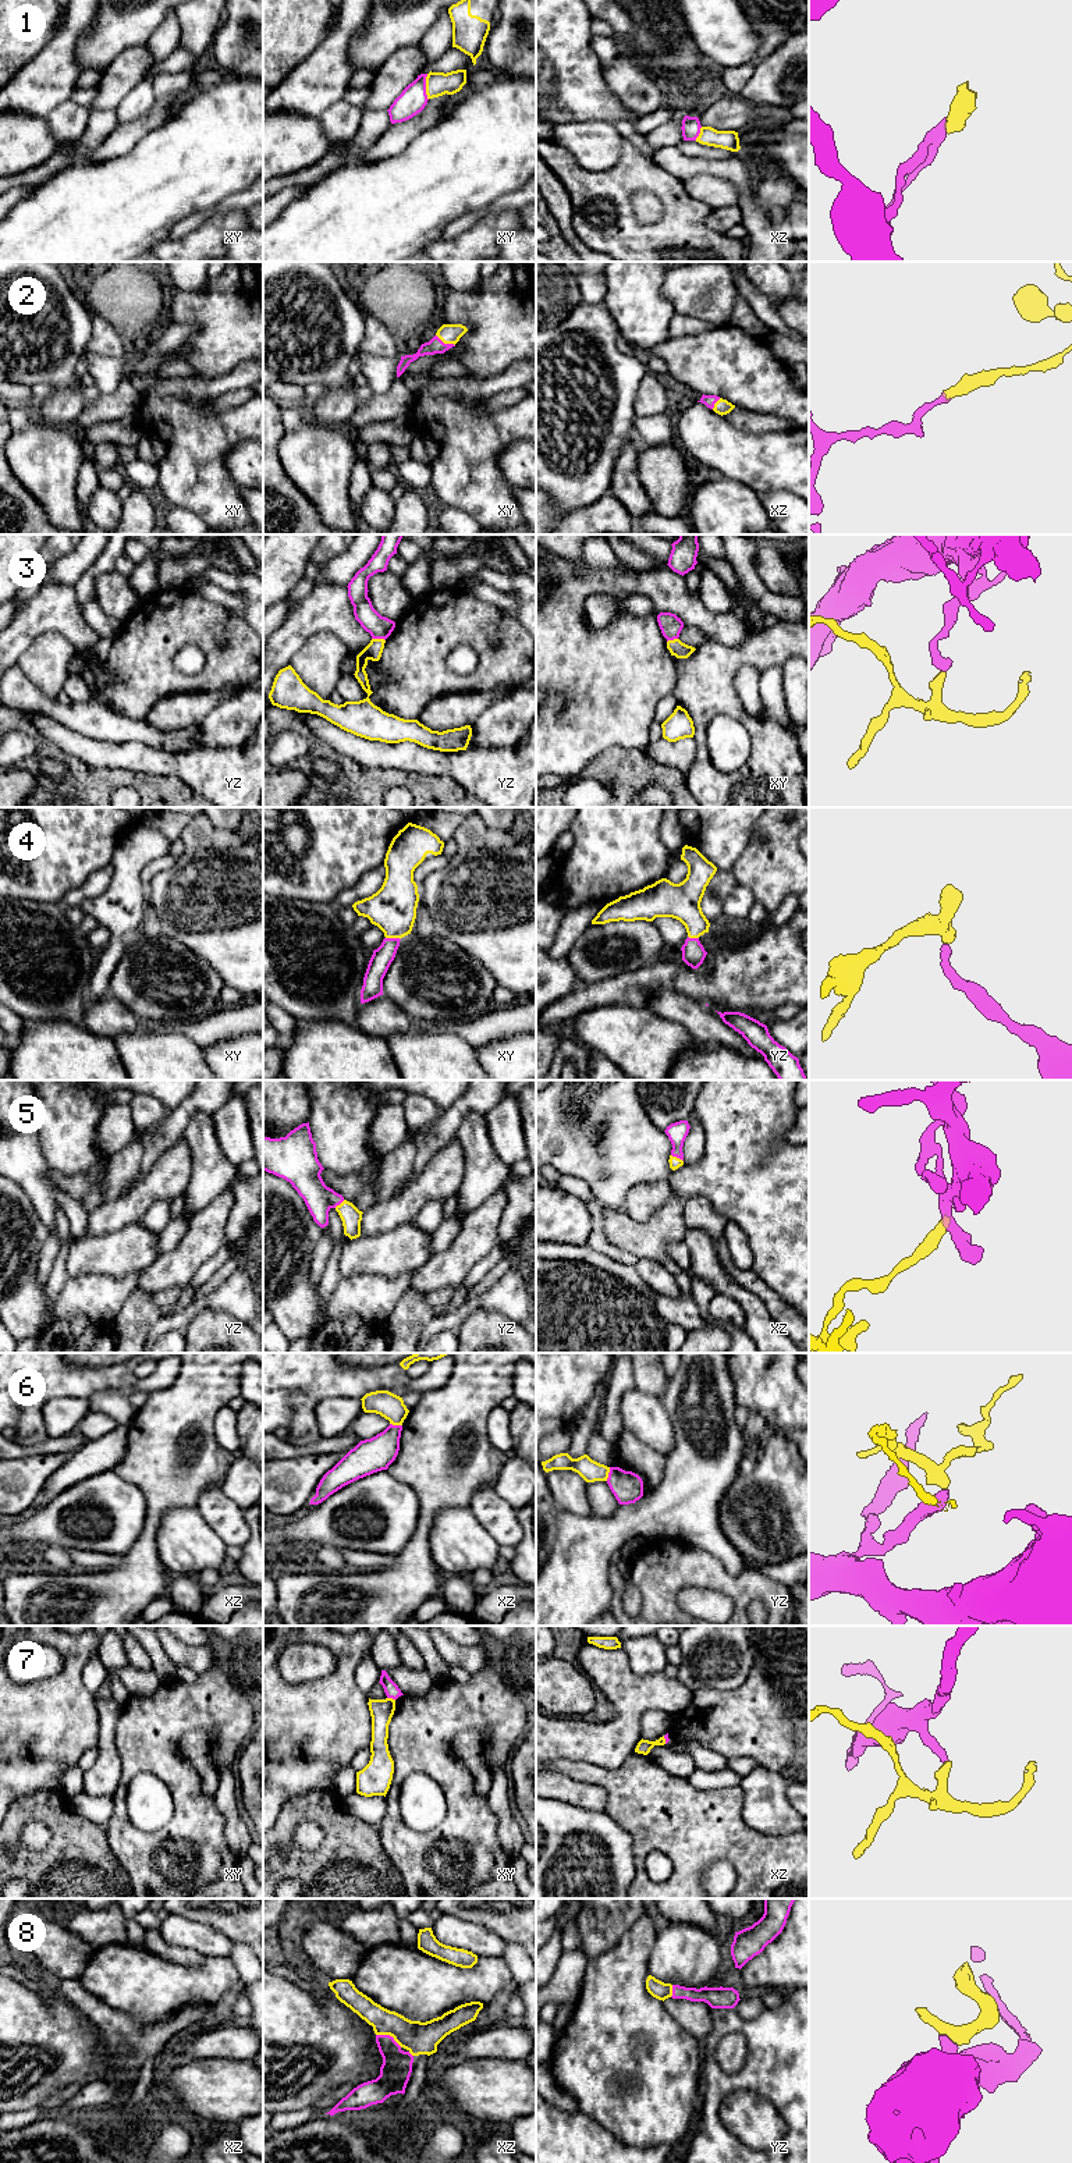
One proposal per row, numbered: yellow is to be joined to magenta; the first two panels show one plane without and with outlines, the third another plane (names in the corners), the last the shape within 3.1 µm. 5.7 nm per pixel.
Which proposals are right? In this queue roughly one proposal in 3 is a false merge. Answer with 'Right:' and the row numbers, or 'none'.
Right: 2, 4, 5, 8

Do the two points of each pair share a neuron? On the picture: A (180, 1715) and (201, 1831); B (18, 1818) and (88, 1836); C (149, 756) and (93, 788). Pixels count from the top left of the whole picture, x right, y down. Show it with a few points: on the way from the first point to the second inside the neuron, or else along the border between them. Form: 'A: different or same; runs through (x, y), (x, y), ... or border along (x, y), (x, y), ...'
A: same; runs through (167, 1744), (167, 1761), (185, 1783), (190, 1801)
B: same; runs through (35, 1812), (53, 1812), (71, 1831)
C: different; border along (93, 769), (130, 769), (159, 775)

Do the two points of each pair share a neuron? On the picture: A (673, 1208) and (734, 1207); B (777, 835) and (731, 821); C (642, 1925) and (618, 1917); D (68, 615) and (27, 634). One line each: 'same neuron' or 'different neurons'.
A: different neurons
B: different neurons
C: different neurons
D: same neuron

